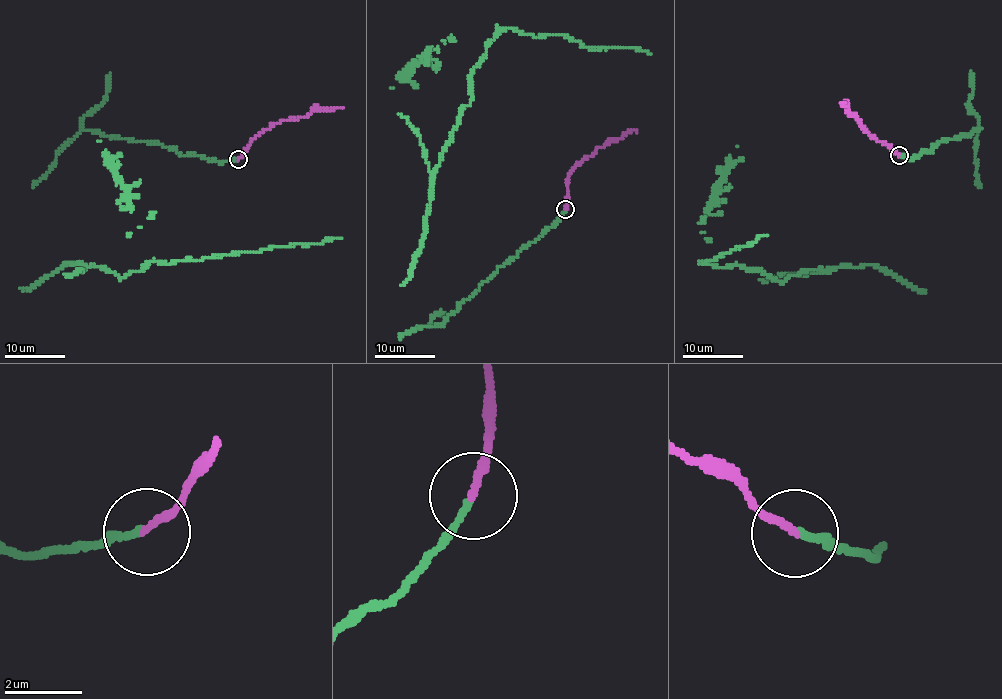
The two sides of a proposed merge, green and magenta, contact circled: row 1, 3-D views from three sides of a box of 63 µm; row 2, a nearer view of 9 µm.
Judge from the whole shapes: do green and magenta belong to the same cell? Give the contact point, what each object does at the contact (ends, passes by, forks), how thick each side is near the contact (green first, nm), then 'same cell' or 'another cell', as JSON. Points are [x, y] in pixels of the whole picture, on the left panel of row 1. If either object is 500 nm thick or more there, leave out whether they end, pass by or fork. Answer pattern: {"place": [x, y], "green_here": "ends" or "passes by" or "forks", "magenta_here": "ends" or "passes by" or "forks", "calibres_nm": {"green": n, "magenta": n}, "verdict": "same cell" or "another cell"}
{"place": [238, 159], "green_here": "ends", "magenta_here": "ends", "calibres_nm": {"green": 180, "magenta": 200}, "verdict": "same cell"}

